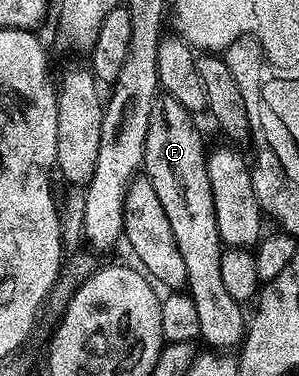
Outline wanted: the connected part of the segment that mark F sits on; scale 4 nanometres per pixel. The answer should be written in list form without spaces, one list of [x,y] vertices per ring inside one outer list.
[[[168,99],[161,109],[151,110],[142,169],[152,181],[154,191],[158,191],[158,199],[162,199],[162,211],[166,211],[166,219],[170,219],[170,231],[174,231],[176,246],[186,262],[186,289],[198,311],[199,336],[204,337],[208,344],[205,346],[221,351],[227,345],[241,344],[246,317],[240,314],[241,306],[233,301],[222,283],[222,242],[214,219],[210,175],[206,171],[208,153],[195,123],[188,117],[191,117],[189,110],[175,99]]]

